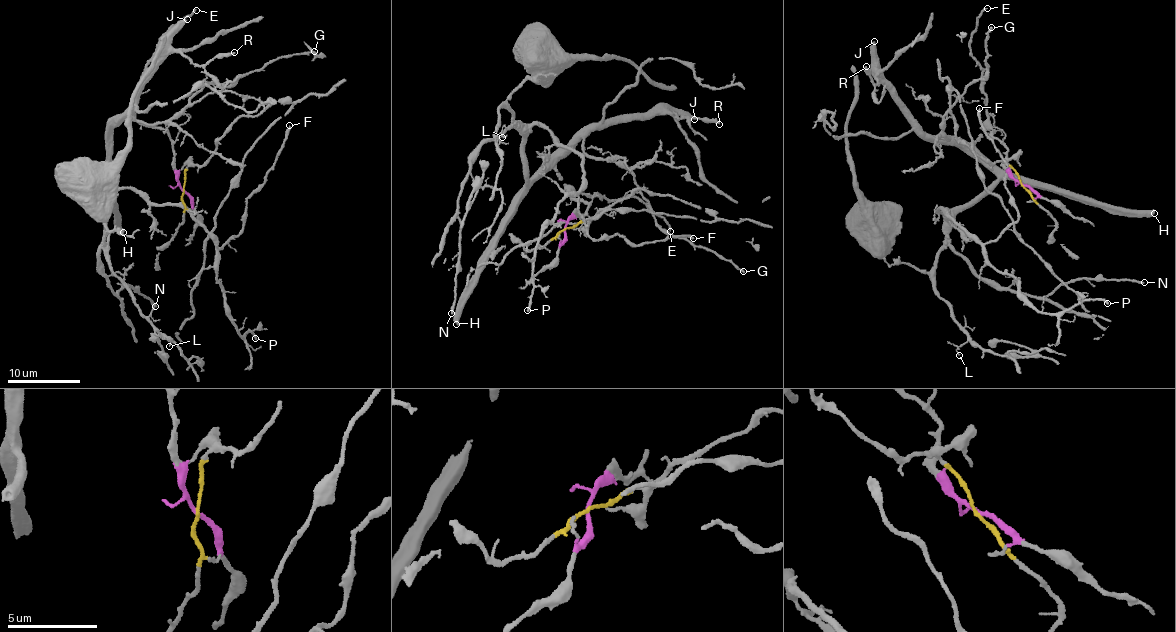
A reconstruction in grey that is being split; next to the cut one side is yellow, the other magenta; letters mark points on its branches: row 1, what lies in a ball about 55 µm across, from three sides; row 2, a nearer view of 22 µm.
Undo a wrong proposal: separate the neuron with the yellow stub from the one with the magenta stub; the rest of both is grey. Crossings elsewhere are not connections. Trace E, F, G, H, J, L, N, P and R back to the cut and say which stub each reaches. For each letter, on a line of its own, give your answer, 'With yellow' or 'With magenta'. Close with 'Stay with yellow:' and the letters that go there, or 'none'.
E: With magenta
F: With magenta
G: With magenta
H: With magenta
J: With magenta
L: With magenta
N: With magenta
P: With magenta
R: With magenta
Stay with yellow: none

